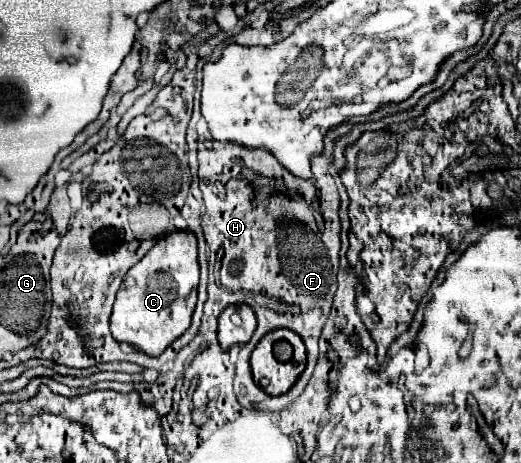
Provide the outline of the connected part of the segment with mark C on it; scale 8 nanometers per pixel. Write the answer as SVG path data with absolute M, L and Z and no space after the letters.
M173 232L161 238L139 264L135 264L113 304L111 334L117 342L127 342L147 356L159 356L171 342L175 342L189 326L197 304L199 262L197 238L191 232Z

